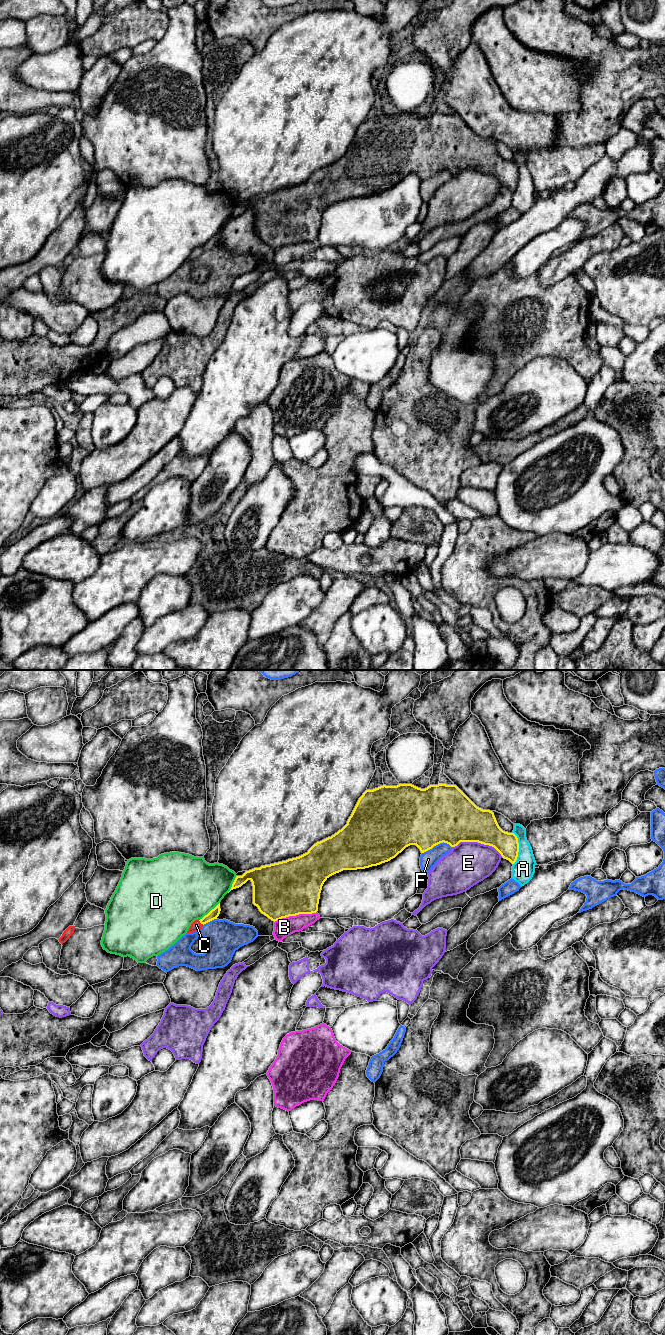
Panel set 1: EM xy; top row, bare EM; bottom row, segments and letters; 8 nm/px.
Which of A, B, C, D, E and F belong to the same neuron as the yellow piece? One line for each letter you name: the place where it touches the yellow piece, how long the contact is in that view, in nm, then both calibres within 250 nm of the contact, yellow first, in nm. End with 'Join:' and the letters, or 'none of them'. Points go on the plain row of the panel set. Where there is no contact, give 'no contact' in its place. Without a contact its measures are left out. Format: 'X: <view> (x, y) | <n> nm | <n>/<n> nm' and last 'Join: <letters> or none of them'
C: xy (200, 250) | 60 nm | 80/80 nm
Join: C

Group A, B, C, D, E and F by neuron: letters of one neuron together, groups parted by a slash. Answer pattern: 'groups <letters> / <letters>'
groups A / B / C / D / E / F

